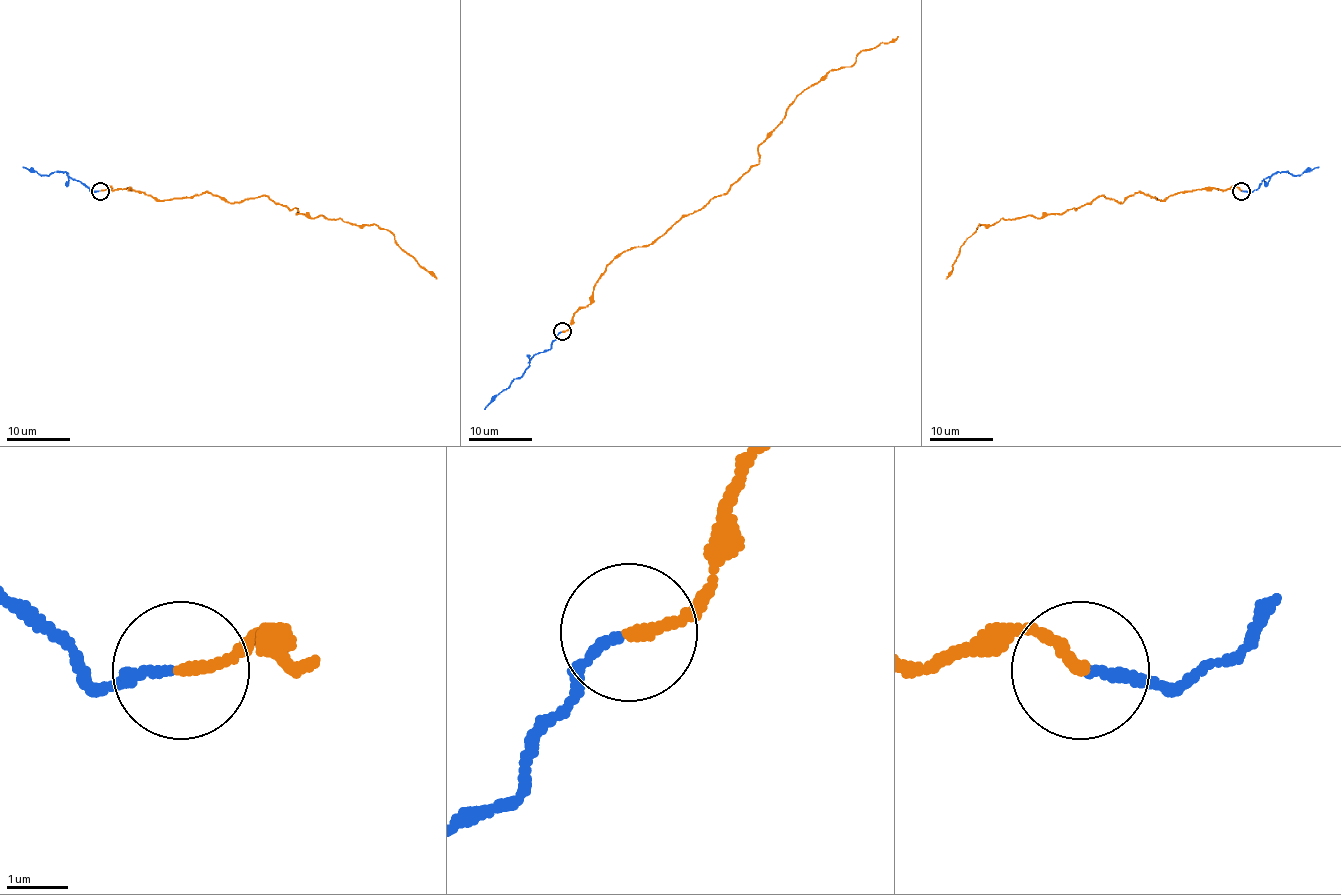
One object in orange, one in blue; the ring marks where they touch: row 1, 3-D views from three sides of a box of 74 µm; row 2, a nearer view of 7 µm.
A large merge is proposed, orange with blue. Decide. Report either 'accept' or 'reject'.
reject

